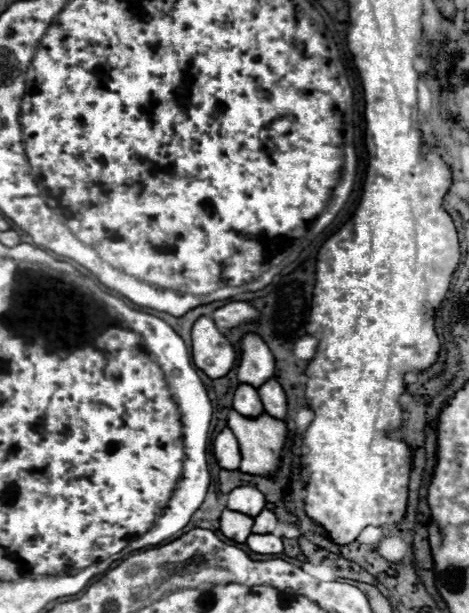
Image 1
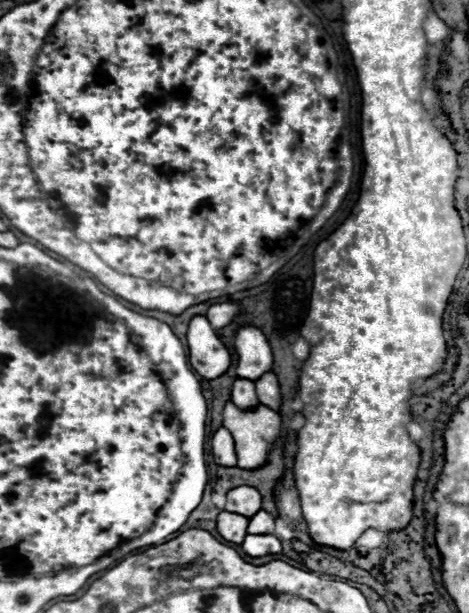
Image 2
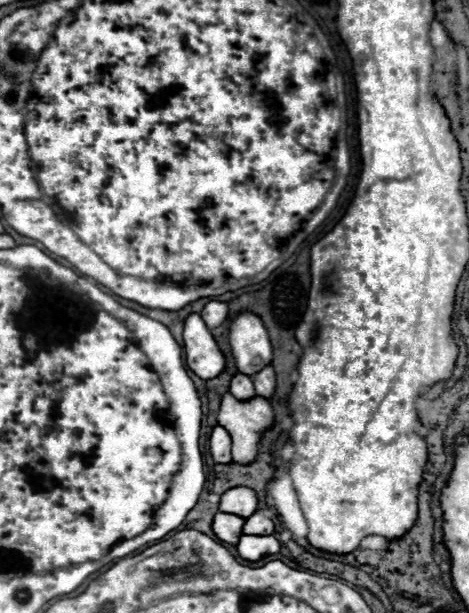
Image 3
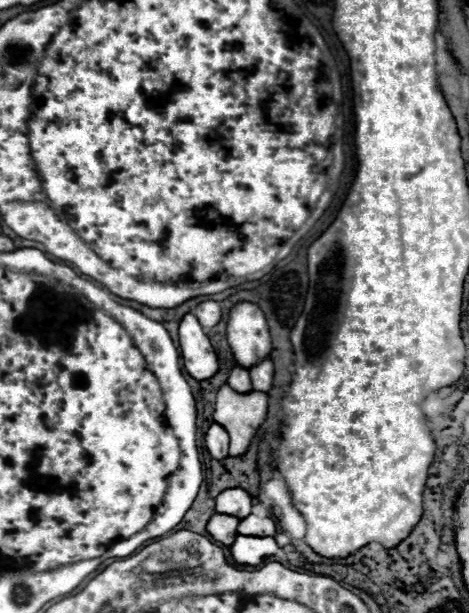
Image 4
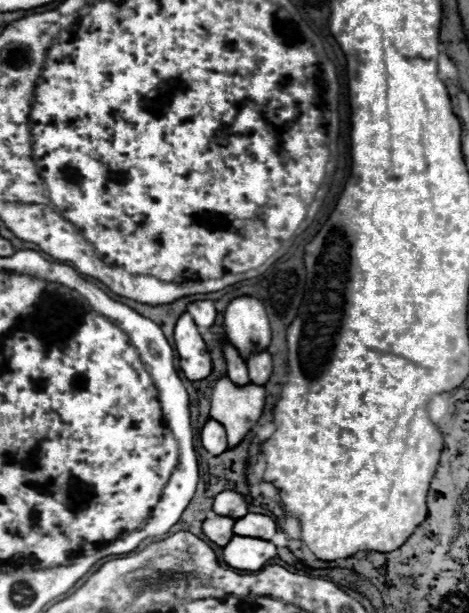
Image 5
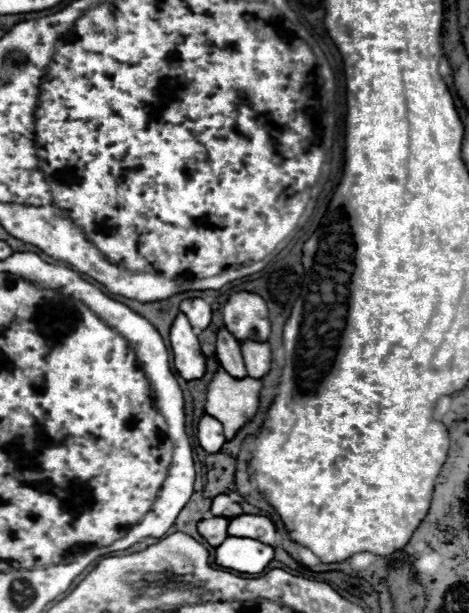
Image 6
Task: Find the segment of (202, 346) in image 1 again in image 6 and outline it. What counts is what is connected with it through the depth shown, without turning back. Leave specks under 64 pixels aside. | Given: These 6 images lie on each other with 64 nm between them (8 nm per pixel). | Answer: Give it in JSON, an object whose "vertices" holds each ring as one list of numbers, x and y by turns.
{"vertices":[[184,314,176,316,170,328,170,348,174,356,174,368,184,380,196,380,204,376,206,362,200,352,198,336,194,334,188,318]]}

